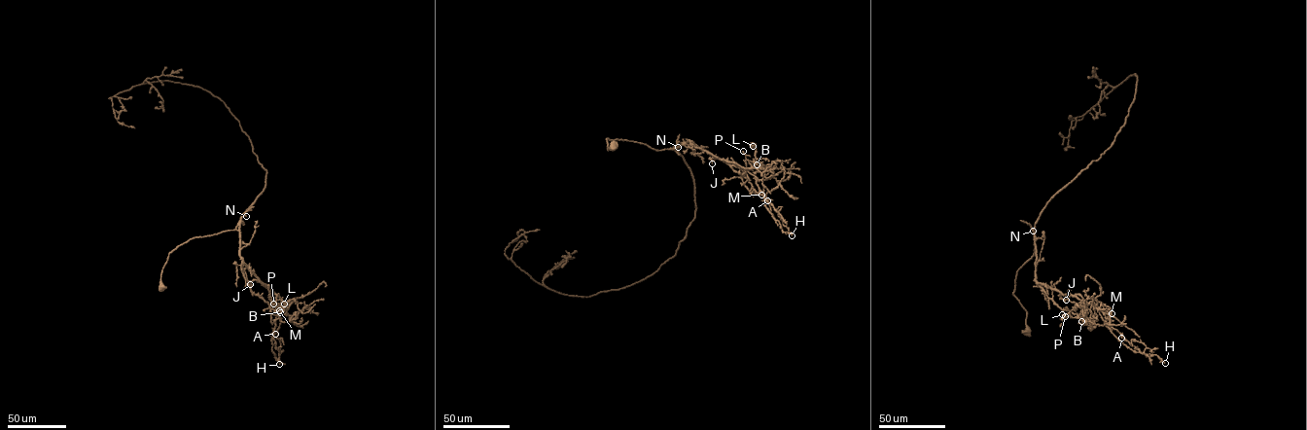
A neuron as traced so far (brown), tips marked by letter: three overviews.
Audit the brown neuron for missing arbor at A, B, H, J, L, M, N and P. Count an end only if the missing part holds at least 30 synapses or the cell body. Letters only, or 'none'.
none

